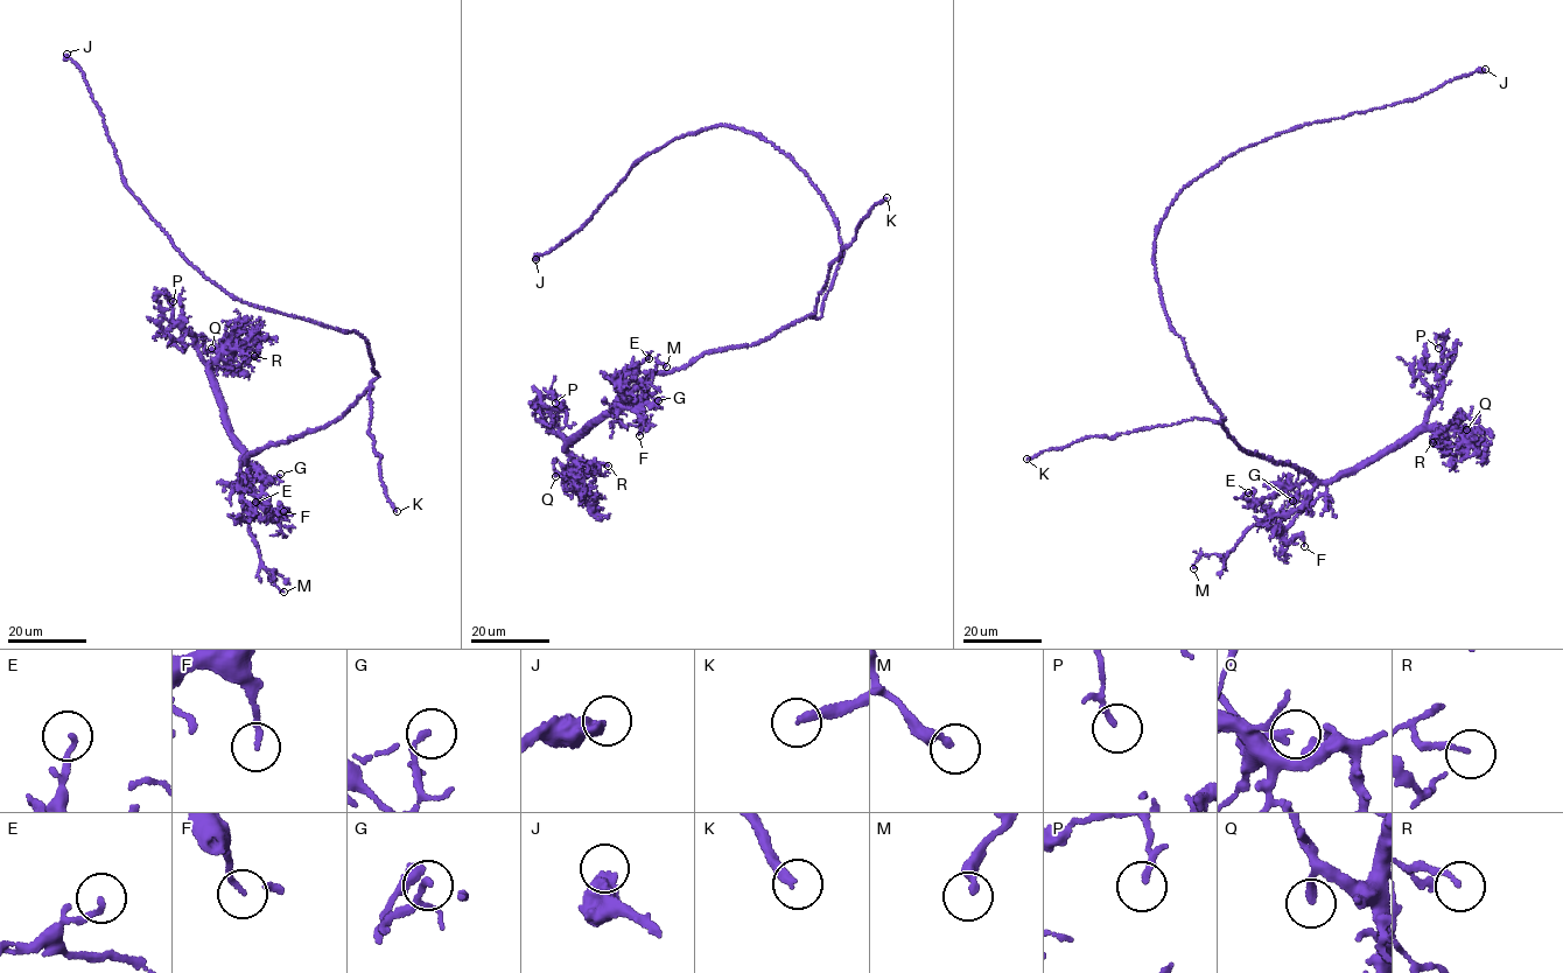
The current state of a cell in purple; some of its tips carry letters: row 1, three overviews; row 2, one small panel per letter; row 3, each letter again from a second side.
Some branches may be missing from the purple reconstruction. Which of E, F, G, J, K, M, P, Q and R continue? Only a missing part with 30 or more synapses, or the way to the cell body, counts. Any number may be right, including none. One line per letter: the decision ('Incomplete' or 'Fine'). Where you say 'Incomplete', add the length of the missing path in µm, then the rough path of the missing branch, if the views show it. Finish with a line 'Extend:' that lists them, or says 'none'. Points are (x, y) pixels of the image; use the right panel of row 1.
E: Fine
F: Fine
G: Fine
J: Fine
K: Incomplete. Missing length about 25 µm. Course of what is missing: (1027, 459), (993, 480), (978, 495)
M: Fine
P: Fine
Q: Fine
R: Fine
Extend: K

